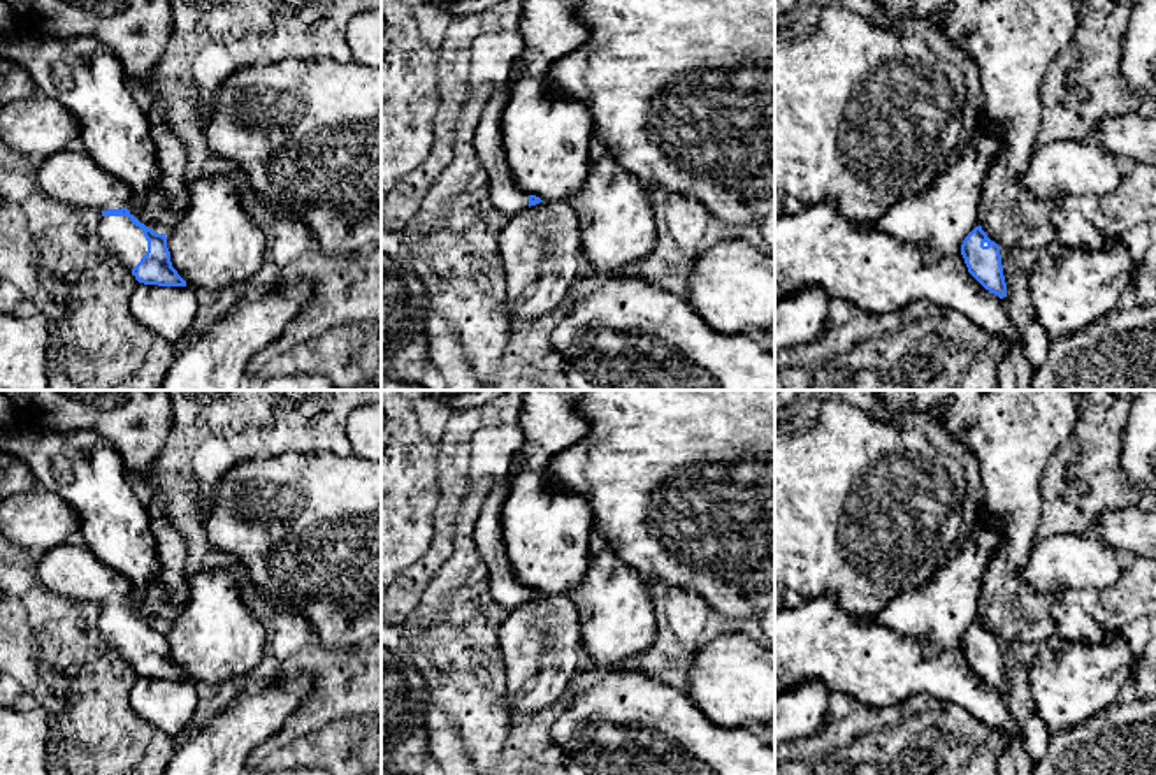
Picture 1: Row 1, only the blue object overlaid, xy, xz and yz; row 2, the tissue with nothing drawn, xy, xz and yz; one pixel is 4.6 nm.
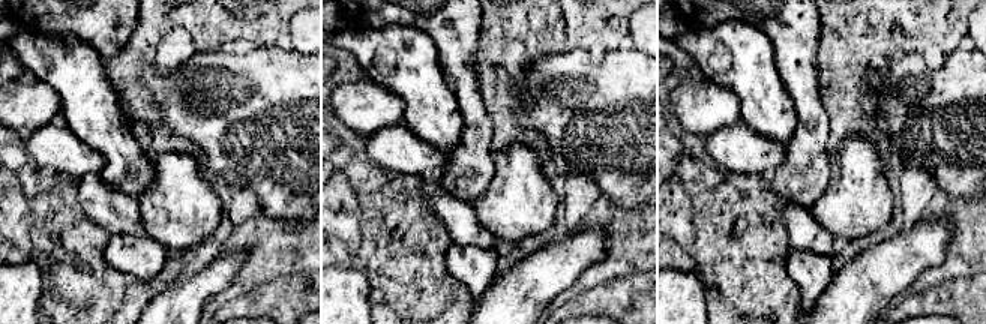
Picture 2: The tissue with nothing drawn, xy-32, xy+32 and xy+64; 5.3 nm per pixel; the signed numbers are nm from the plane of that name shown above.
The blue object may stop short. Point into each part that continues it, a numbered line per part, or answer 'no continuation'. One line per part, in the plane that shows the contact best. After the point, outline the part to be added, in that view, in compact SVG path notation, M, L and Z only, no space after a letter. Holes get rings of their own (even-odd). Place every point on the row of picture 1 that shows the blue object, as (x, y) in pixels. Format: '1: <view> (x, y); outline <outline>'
1: xy (120, 236); outline M102 216L98 235L102 244L130 271L148 251L144 232L128 216Z

